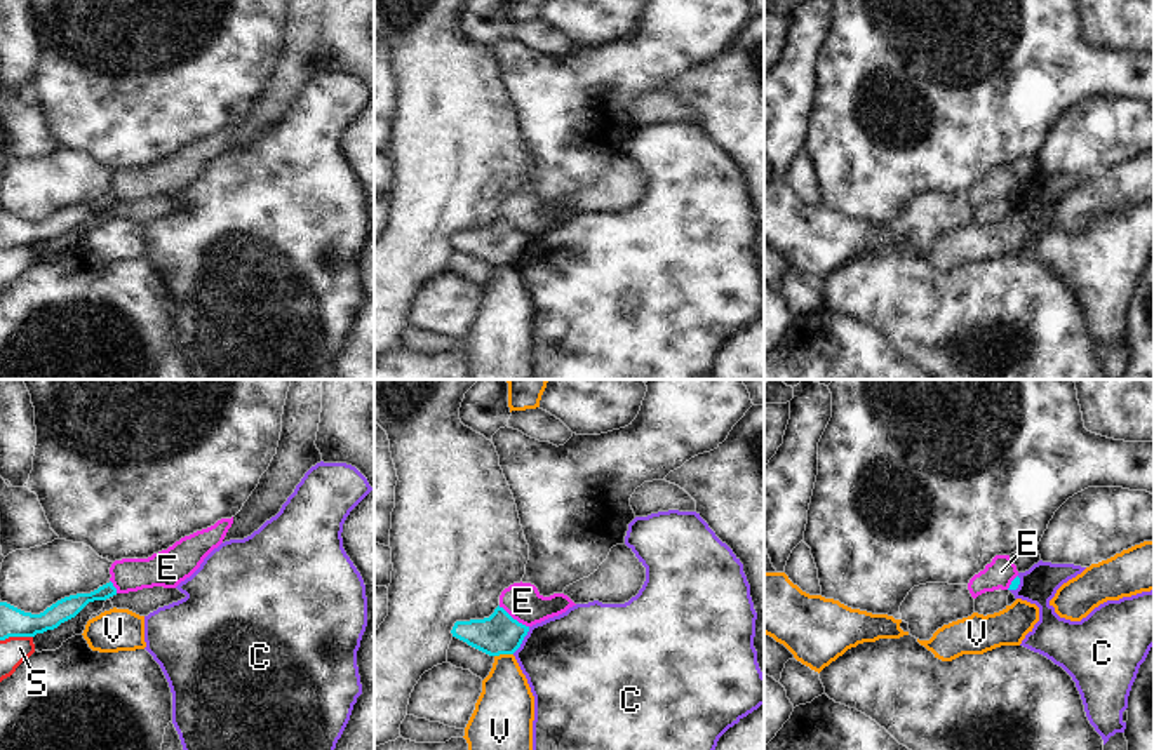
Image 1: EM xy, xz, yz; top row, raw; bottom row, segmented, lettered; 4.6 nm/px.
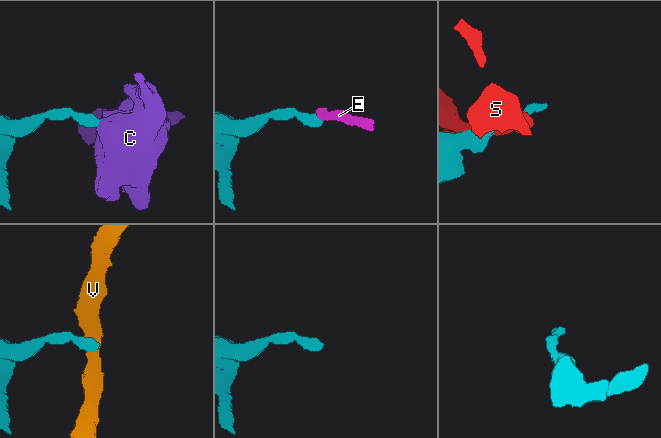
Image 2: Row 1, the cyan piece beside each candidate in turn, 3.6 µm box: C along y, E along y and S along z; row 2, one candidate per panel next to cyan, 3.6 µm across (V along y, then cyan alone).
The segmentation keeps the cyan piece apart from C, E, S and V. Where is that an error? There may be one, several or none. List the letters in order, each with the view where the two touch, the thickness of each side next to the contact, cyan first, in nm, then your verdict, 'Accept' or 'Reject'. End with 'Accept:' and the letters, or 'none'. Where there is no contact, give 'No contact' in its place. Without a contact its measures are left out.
C: Touches cyan in xz. Thickness 190 nm (cyan) against 440 nm. Reject
E: Touches cyan in xz. Thickness 190 nm (cyan) against 170 nm. Reject
S: Touches cyan in xy. Thickness 130 nm (cyan) against 130 nm. Reject
V: Touches cyan in xz. Thickness 190 nm (cyan) against 260 nm. Reject
Accept: none

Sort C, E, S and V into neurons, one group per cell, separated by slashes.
C / E / S / V

